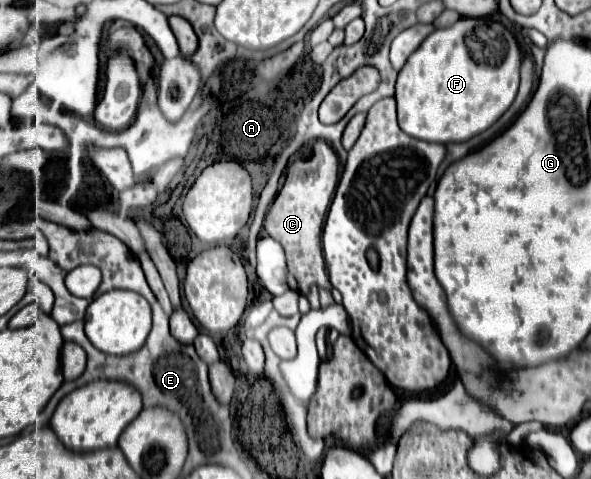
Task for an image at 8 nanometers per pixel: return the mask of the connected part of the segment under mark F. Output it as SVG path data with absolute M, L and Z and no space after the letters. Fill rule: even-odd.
M461 17L451 27L435 29L419 45L419 49L415 53L411 53L405 67L399 71L395 84L397 117L399 117L399 127L407 135L413 135L415 139L423 139L423 141L433 141L433 143L461 143L461 141L467 141L467 139L483 133L485 129L489 129L513 103L517 89L519 89L521 51L517 47L515 37L511 35L511 31L503 27L505 41L507 41L507 57L503 59L503 63L495 65L495 67L485 65L485 63L475 63L465 47L465 31L473 29L481 23L485 23L485 21Z

